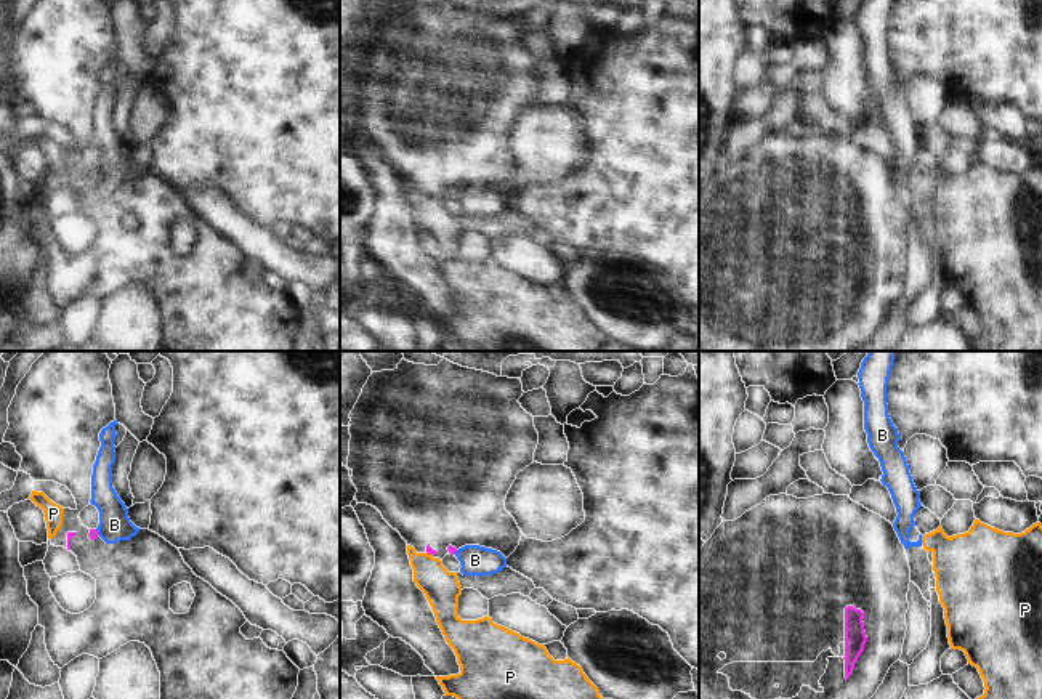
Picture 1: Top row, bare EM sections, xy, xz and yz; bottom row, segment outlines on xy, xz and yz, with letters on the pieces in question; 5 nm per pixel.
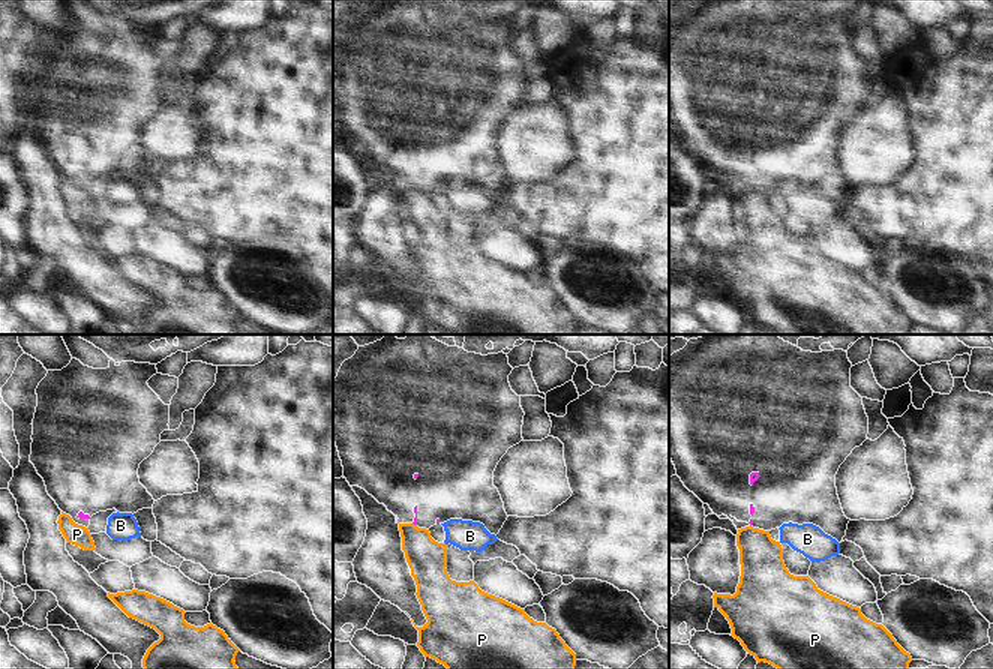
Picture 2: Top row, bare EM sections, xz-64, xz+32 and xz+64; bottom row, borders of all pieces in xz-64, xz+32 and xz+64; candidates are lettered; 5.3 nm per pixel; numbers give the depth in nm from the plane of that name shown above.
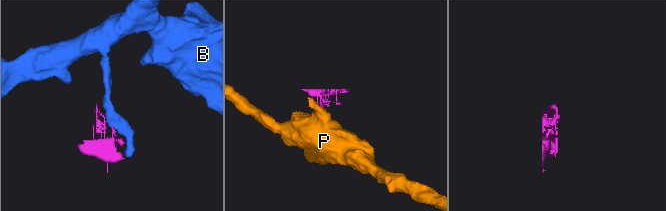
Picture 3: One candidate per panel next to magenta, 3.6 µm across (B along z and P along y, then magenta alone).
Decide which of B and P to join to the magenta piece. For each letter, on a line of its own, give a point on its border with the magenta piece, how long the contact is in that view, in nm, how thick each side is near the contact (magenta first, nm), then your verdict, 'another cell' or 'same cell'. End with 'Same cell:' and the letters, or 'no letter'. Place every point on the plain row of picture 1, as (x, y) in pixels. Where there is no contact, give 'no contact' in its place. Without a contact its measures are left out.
B: xy (96, 173) | 40 nm | 50/160 nm | another cell
P: xz (428, 194) | 30 nm | 40/180 nm | another cell
Same cell: no letter

